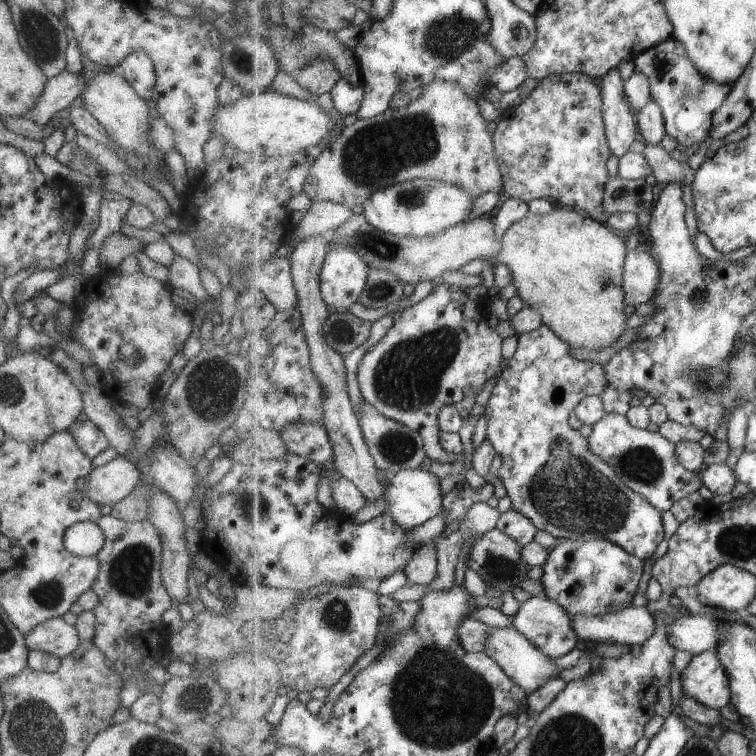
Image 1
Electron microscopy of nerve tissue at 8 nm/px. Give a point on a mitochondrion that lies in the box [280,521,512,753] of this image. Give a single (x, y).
(437, 696)

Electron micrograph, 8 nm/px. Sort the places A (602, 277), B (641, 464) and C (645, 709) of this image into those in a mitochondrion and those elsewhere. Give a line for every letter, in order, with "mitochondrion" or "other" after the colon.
A: mitochondrion
B: mitochondrion
C: other

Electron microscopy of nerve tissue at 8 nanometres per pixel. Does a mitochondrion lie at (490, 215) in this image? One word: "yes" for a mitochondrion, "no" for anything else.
no

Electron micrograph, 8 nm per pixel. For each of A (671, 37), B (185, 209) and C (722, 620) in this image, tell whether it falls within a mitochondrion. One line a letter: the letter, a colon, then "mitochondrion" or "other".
A: other
B: other
C: other

